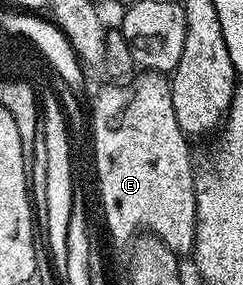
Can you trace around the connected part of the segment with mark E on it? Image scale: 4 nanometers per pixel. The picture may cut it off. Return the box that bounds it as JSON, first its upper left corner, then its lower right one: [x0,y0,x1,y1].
[92,72,196,256]

